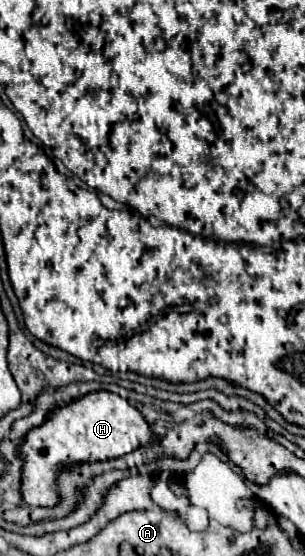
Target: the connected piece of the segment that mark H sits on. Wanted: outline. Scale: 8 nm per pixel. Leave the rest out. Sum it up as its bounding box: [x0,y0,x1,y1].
[20,393,150,507]

